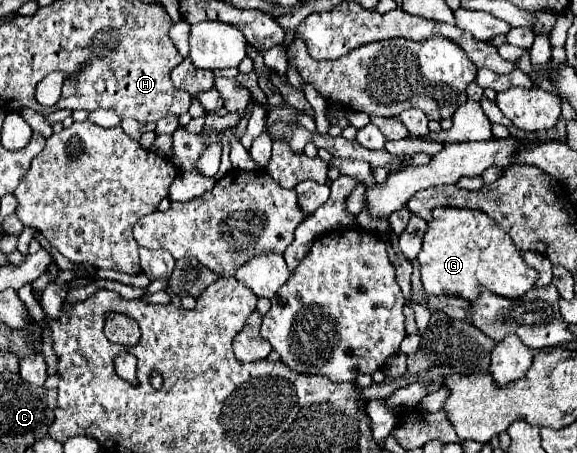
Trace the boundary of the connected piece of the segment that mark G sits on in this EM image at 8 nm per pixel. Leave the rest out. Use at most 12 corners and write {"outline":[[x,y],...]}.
{"outline":[[435,207],[425,293],[507,299],[537,279],[485,213]]}

